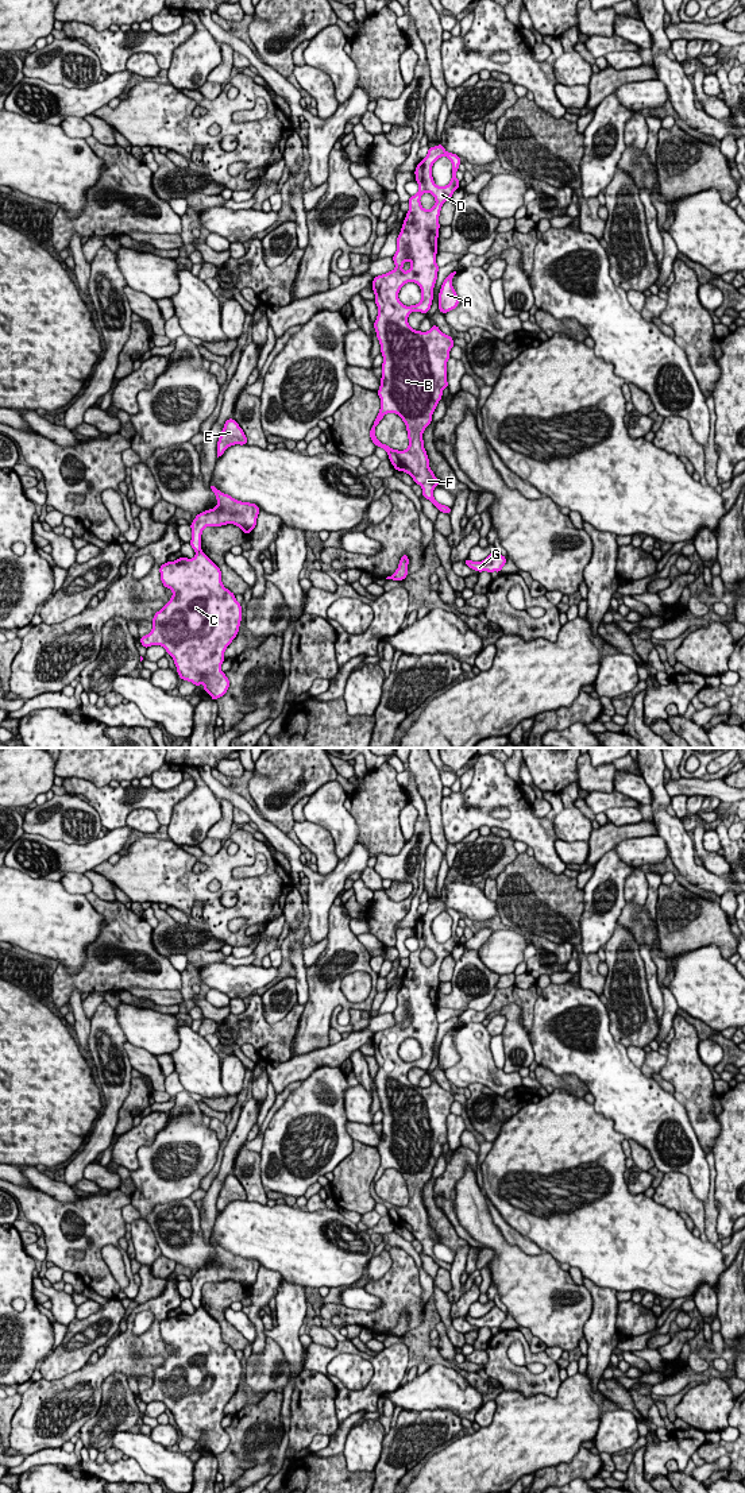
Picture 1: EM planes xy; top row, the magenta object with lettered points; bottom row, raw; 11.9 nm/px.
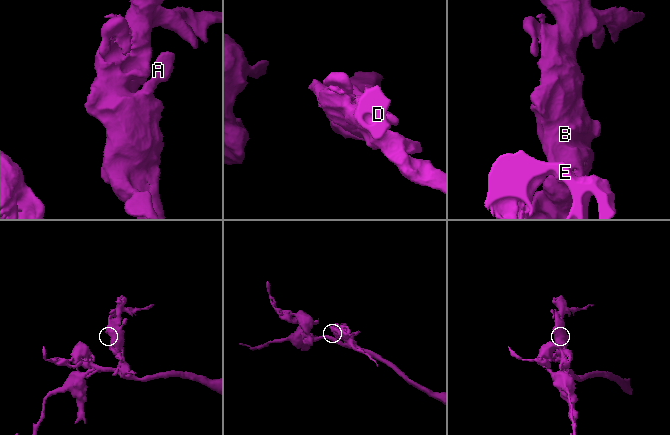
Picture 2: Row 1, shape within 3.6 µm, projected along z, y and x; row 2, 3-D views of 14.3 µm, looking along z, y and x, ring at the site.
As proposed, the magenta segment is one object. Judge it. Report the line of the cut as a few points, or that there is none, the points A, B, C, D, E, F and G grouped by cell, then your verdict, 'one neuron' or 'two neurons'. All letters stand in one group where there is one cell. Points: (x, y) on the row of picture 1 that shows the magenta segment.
xy (200, 550), (196, 554) | A B D E F G / C | two neurons

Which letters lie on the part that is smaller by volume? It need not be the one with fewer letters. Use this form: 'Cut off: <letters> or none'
Cut off: C

